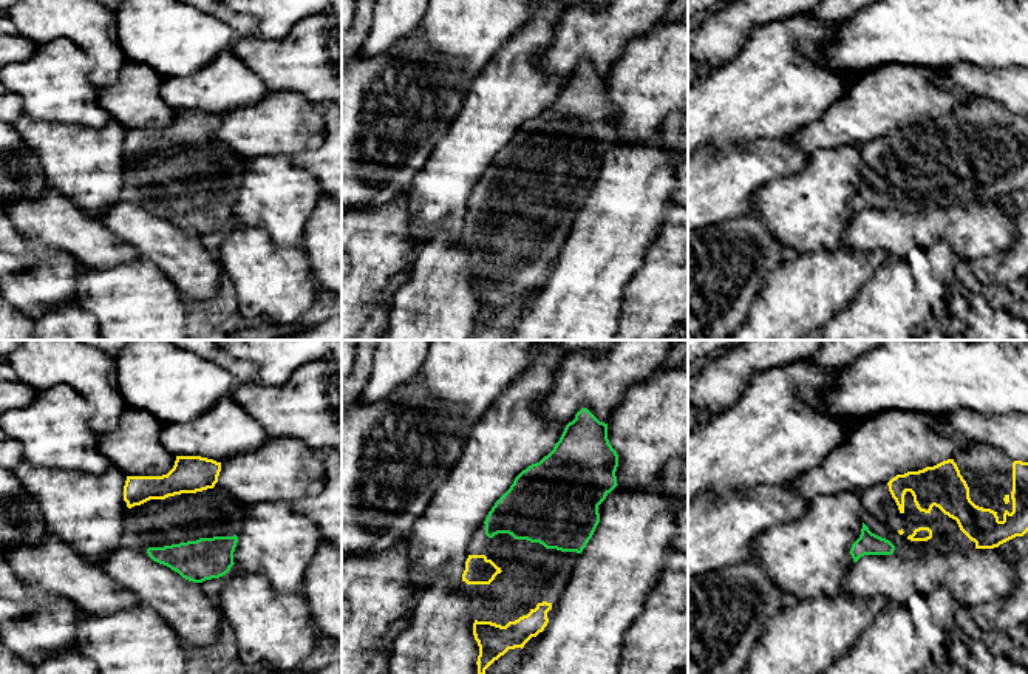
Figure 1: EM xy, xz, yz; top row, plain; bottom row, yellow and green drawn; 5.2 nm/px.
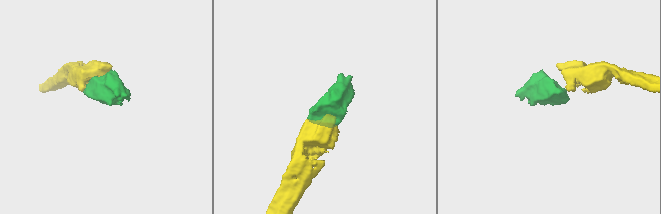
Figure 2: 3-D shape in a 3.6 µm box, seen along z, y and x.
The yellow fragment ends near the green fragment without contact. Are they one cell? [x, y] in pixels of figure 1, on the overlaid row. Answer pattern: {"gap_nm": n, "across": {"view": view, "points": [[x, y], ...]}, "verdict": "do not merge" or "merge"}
{"gap_nm": 70, "across": {"view": "yz", "points": [[898, 532], [889, 541]]}, "verdict": "merge"}

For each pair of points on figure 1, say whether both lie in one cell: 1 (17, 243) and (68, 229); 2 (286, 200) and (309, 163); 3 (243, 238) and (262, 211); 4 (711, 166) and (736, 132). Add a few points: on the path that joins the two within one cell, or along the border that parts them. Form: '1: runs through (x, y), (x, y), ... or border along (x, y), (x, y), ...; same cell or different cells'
1: border along (16, 228), (31, 246); different cells
2: border along (289, 159), (306, 169), (325, 189); different cells
3: border along (240, 224), (260, 228), (280, 248); different cells
4: border along (741, 144), (707, 144), (704, 147); different cells

